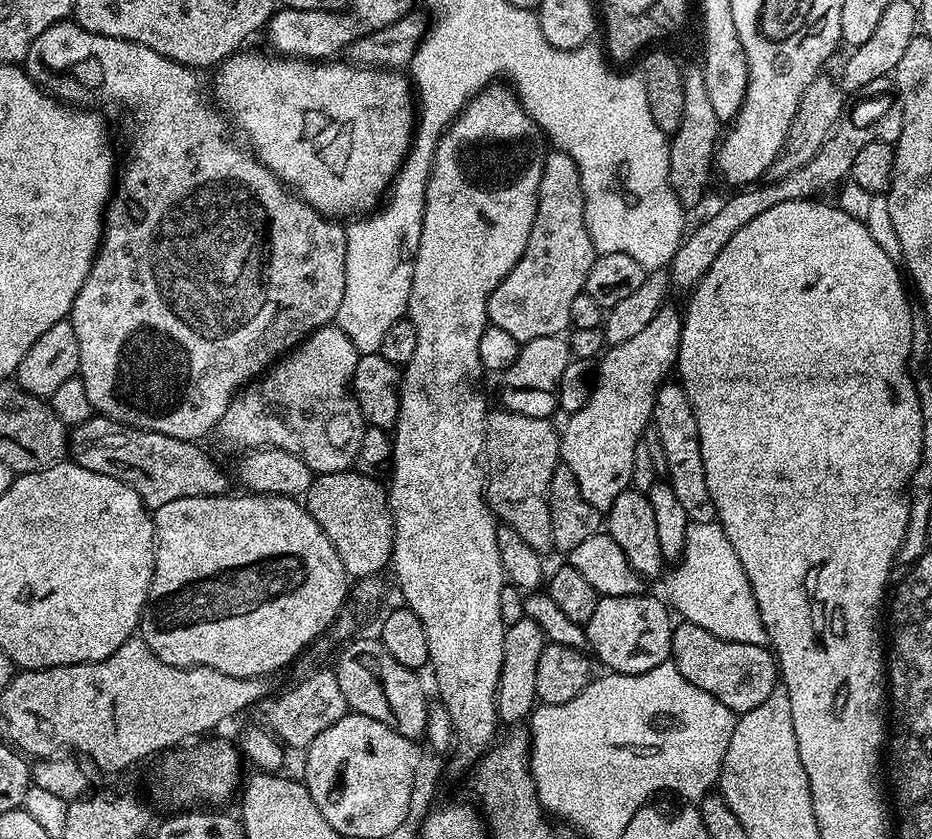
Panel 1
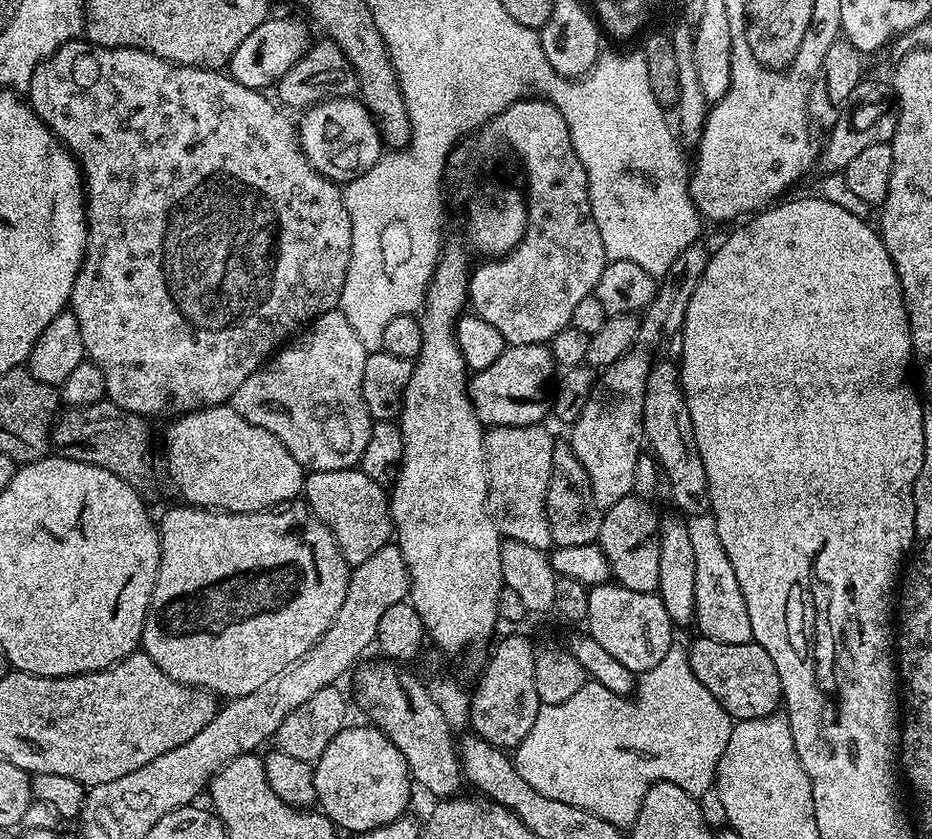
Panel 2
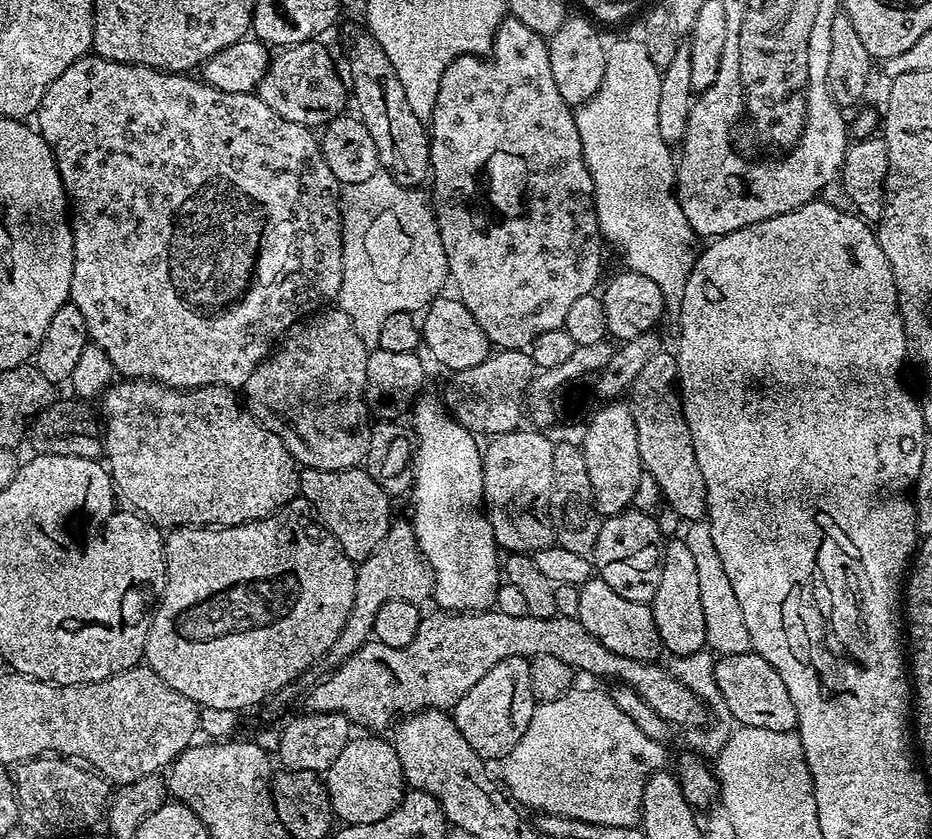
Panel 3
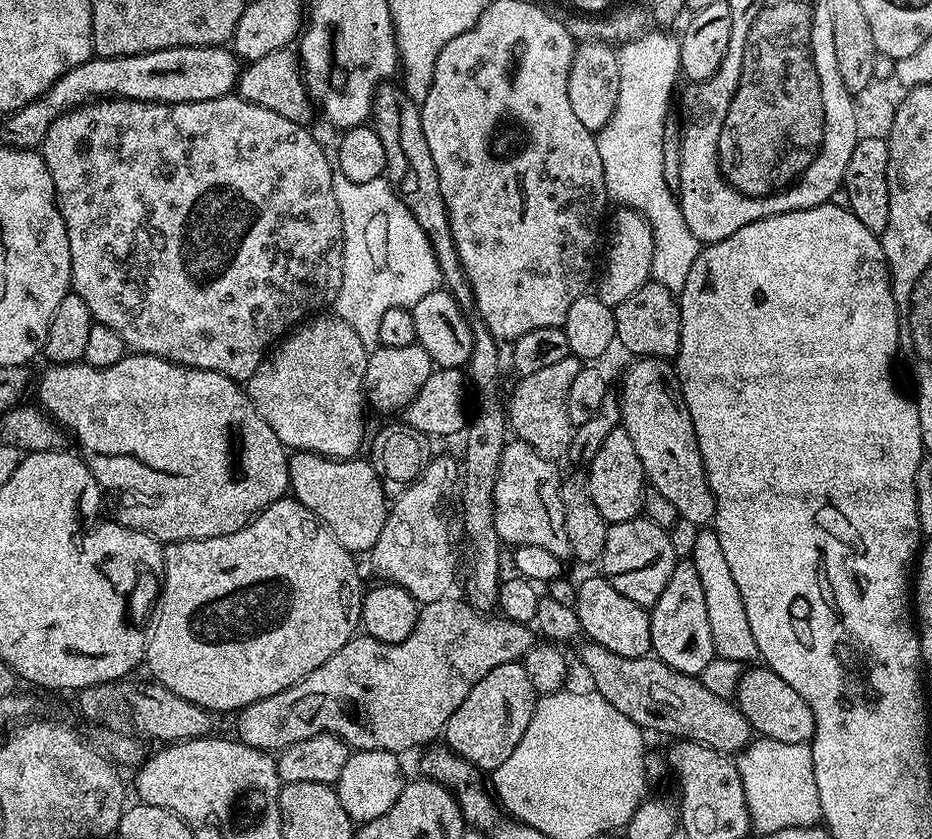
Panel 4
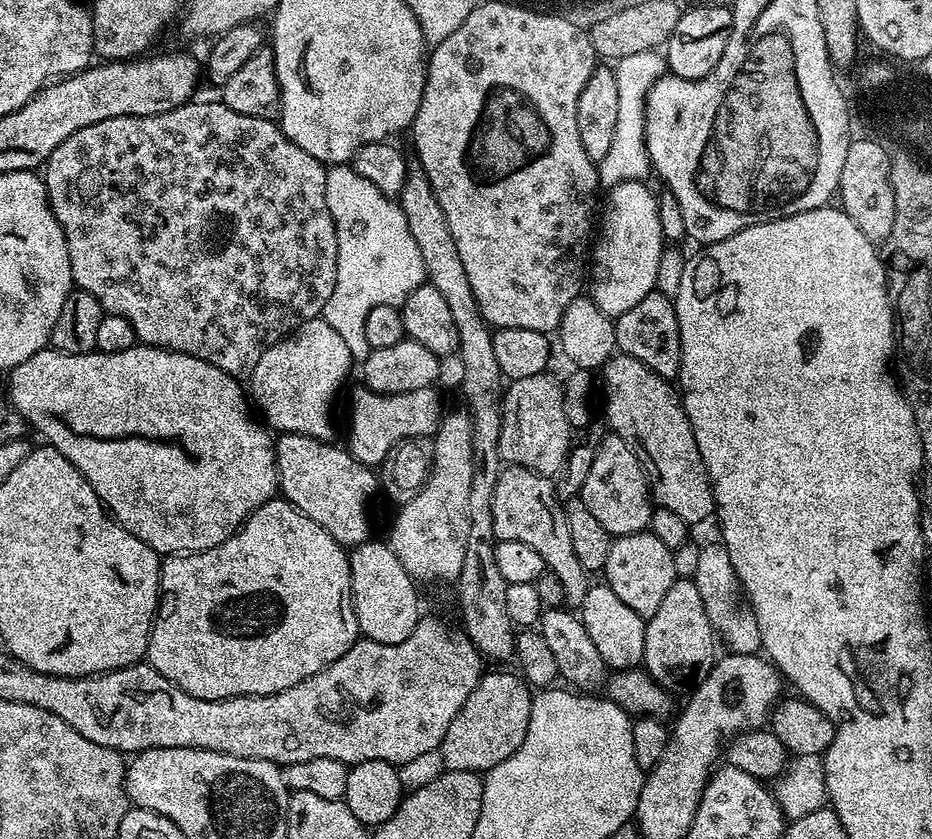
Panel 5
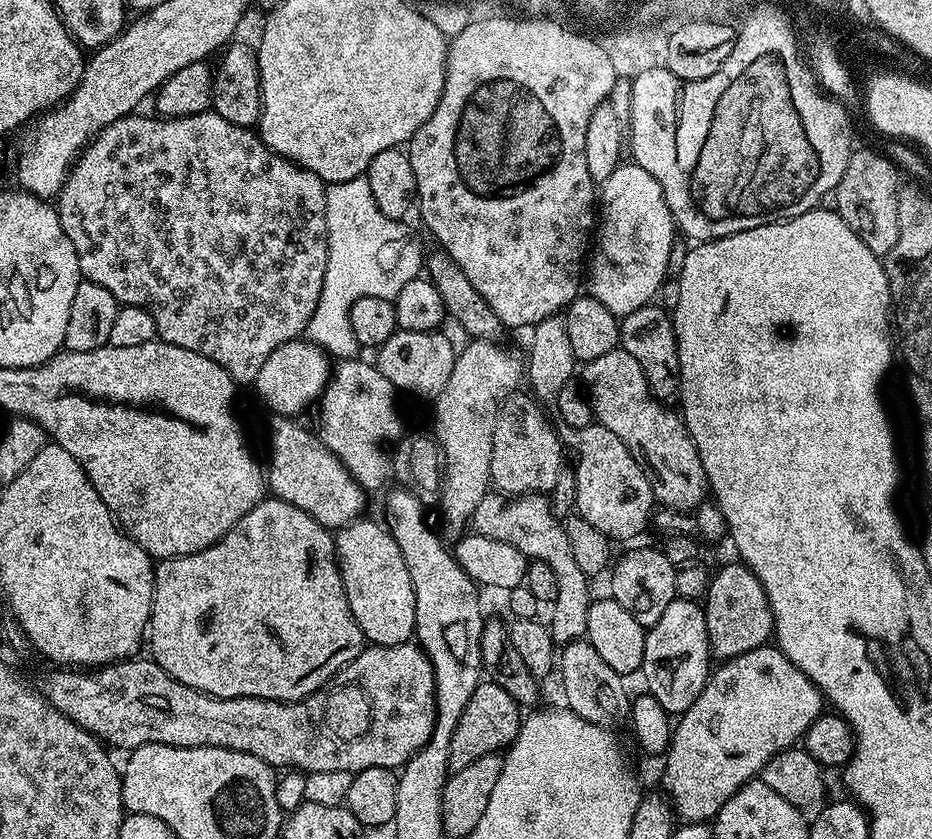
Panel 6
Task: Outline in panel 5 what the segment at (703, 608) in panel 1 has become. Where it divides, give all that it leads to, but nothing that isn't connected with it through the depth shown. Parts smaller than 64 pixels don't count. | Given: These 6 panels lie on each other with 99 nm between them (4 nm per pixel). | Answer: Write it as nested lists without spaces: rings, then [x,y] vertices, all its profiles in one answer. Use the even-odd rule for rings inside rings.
[[[715,542],[716,544],[704,544],[700,549],[698,570],[694,572],[691,579],[696,581],[698,586],[698,594],[702,594],[702,606],[706,606],[706,618],[710,618],[710,626],[713,633],[725,644],[725,649],[734,654],[750,654],[757,655],[761,651],[760,643],[762,642],[762,634],[756,625],[756,619],[752,613],[751,607],[747,603],[739,602],[738,596],[738,581],[736,571],[734,570],[734,562],[730,562],[730,554],[724,549],[723,543]]]

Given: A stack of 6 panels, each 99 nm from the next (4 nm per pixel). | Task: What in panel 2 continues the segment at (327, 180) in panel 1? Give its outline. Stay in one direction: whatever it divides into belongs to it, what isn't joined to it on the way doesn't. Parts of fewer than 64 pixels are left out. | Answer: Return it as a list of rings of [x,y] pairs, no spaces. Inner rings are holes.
[[[333,98],[316,104],[307,109],[304,116],[298,120],[298,135],[300,137],[300,149],[306,154],[306,158],[325,176],[327,180],[347,182],[366,174],[370,166],[376,164],[377,158],[382,155],[382,141],[380,132],[376,129],[376,117],[364,107],[363,103],[356,98]]]

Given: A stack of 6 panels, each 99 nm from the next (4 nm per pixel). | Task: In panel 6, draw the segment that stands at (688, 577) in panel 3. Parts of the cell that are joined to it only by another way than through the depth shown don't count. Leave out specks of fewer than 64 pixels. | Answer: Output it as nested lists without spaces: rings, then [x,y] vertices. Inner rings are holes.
[[[677,598],[666,606],[662,618],[644,633],[644,667],[642,677],[648,683],[647,691],[658,698],[670,714],[684,712],[702,694],[710,675],[710,649],[703,607],[695,599]]]

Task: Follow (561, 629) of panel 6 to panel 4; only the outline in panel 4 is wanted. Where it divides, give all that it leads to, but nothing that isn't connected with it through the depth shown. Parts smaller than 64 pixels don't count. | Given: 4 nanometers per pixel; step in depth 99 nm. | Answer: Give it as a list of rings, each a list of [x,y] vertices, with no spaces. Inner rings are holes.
[[[518,439],[505,443],[502,458],[498,466],[498,482],[494,486],[494,526],[498,530],[501,541],[505,545],[542,546],[542,550],[550,550],[550,554],[561,558],[572,556],[572,551],[566,538],[564,525],[564,507],[560,501],[560,482],[562,472],[556,469],[557,465],[546,459],[538,450]]]

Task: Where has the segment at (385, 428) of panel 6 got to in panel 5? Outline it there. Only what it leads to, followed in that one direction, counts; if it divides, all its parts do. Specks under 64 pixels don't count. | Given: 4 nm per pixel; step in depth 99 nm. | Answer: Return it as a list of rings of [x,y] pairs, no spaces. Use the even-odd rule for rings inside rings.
[[[363,386],[357,388],[357,392],[352,396],[352,405],[348,408],[348,441],[346,441],[346,447],[358,462],[369,466],[379,466],[384,463],[388,451],[395,444],[415,436],[431,437],[435,433],[436,427],[440,425],[442,411],[440,412],[440,396],[436,393],[435,387],[414,390],[406,394],[390,394],[389,396],[383,396]]]

